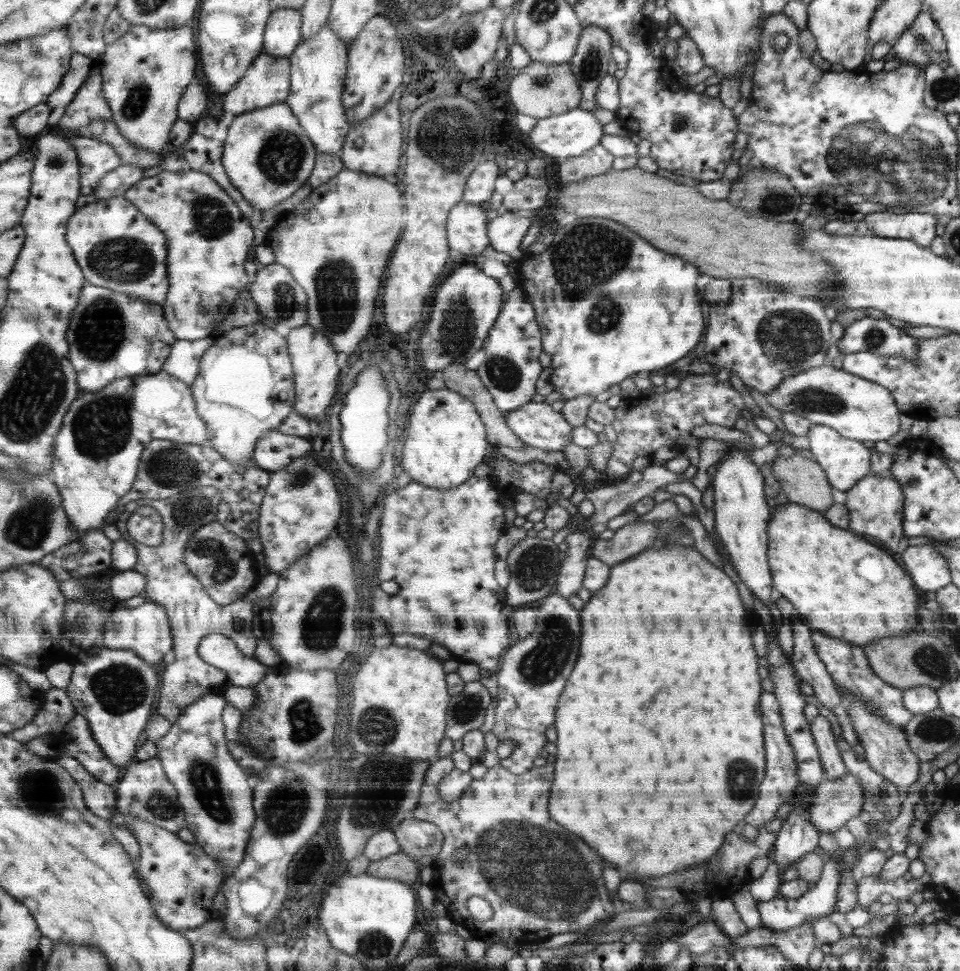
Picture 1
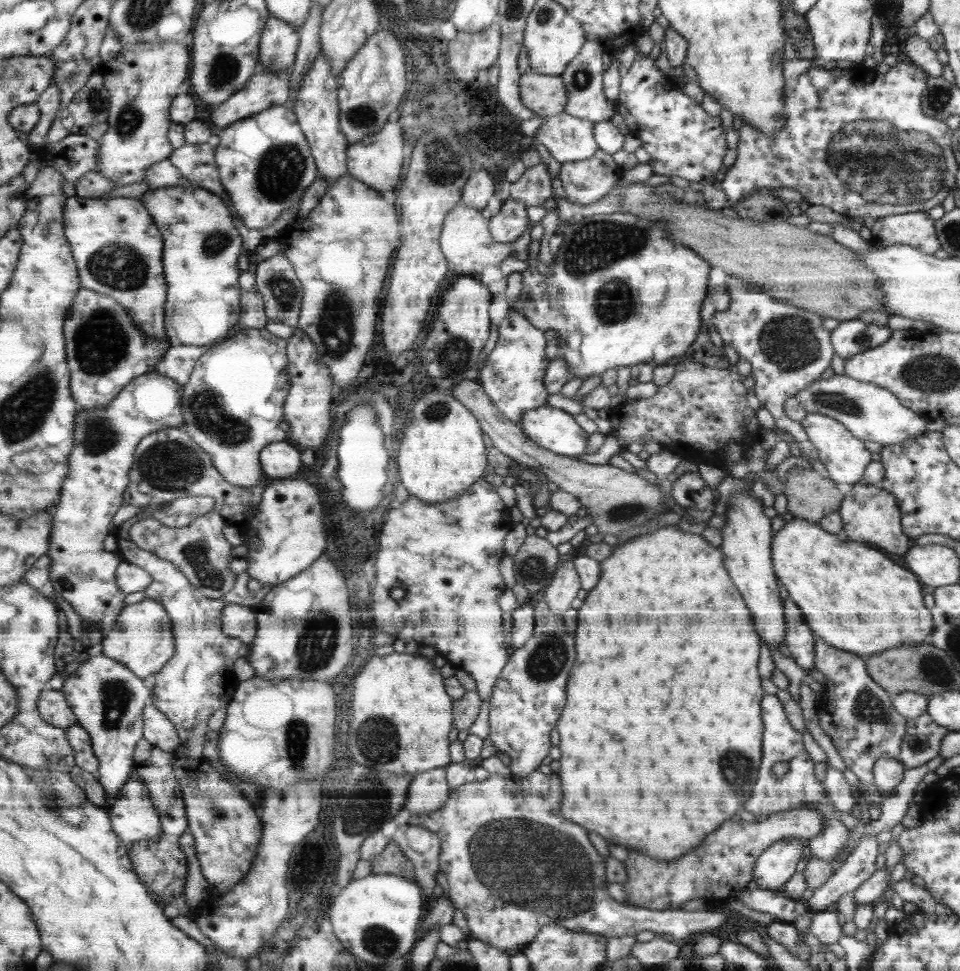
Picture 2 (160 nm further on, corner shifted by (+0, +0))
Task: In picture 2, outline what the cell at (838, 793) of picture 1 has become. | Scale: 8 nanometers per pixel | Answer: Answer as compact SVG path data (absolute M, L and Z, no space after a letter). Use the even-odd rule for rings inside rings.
M809 804L763 817L762 822L724 822L714 834L708 834L706 840L696 846L696 850L690 850L672 862L660 864L642 852L628 852L628 860L624 863L627 881L623 886L628 897L627 904L650 910L666 910L678 909L694 899L726 900L726 896L744 890L746 884L752 882L752 868L755 868L757 858L769 846L787 838L811 839L822 832L824 824L824 817L816 811L815 806Z

